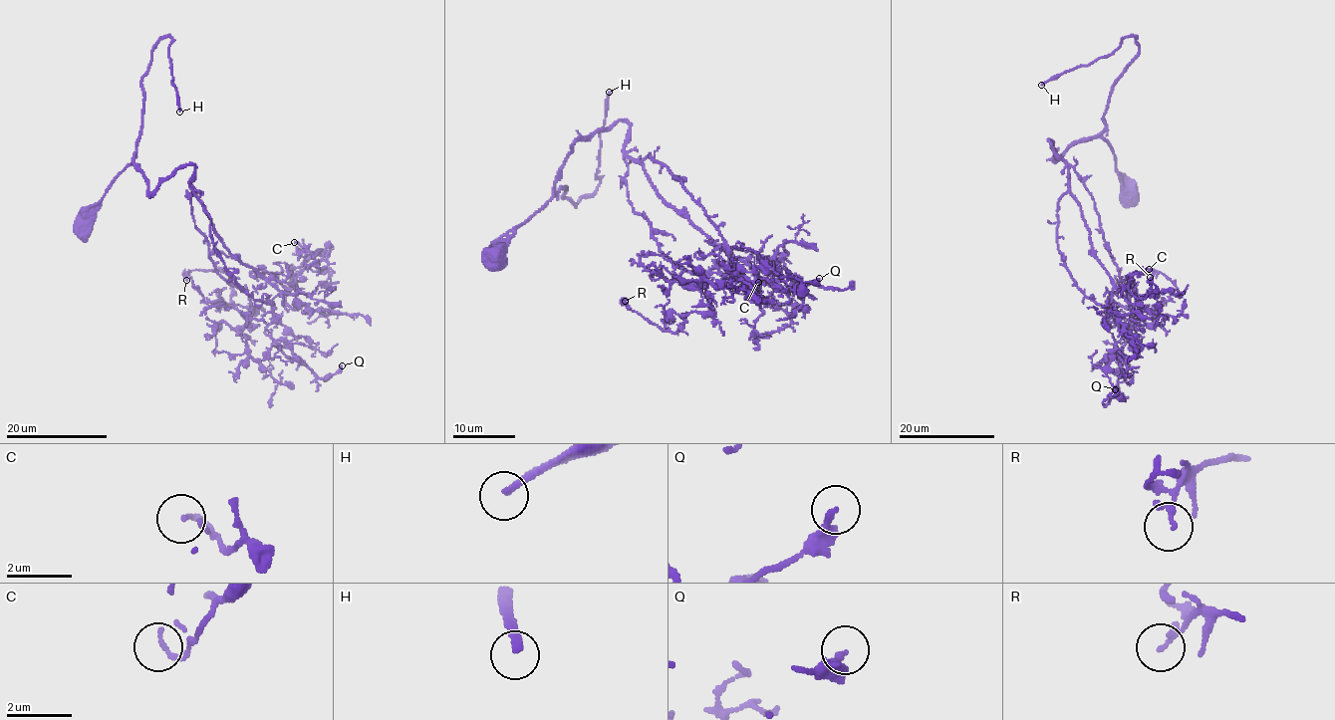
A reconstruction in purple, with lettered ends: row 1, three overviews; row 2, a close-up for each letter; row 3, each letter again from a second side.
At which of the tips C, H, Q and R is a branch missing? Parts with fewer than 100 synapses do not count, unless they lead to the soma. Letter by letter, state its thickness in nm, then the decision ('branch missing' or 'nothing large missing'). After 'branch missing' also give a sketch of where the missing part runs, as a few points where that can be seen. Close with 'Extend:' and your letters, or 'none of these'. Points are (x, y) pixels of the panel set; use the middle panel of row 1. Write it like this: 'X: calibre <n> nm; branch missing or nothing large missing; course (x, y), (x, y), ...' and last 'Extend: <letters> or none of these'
C: calibre 150 nm; nothing large missing
H: calibre 240 nm; branch missing
Q: calibre 180 nm; nothing large missing
R: calibre 150 nm; nothing large missing
Extend: H

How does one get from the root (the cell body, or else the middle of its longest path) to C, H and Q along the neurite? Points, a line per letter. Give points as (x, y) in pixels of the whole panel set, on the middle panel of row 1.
C: (497, 257), (576, 140), (621, 120), (666, 204), (764, 282), (799, 284), (782, 259), (758, 282)
H: (497, 257), (554, 191), (566, 186), (563, 195), (576, 205), (598, 187), (609, 92)
Q: (497, 257), (576, 140), (621, 120), (627, 156), (667, 167), (718, 232), (722, 278), (819, 278)

